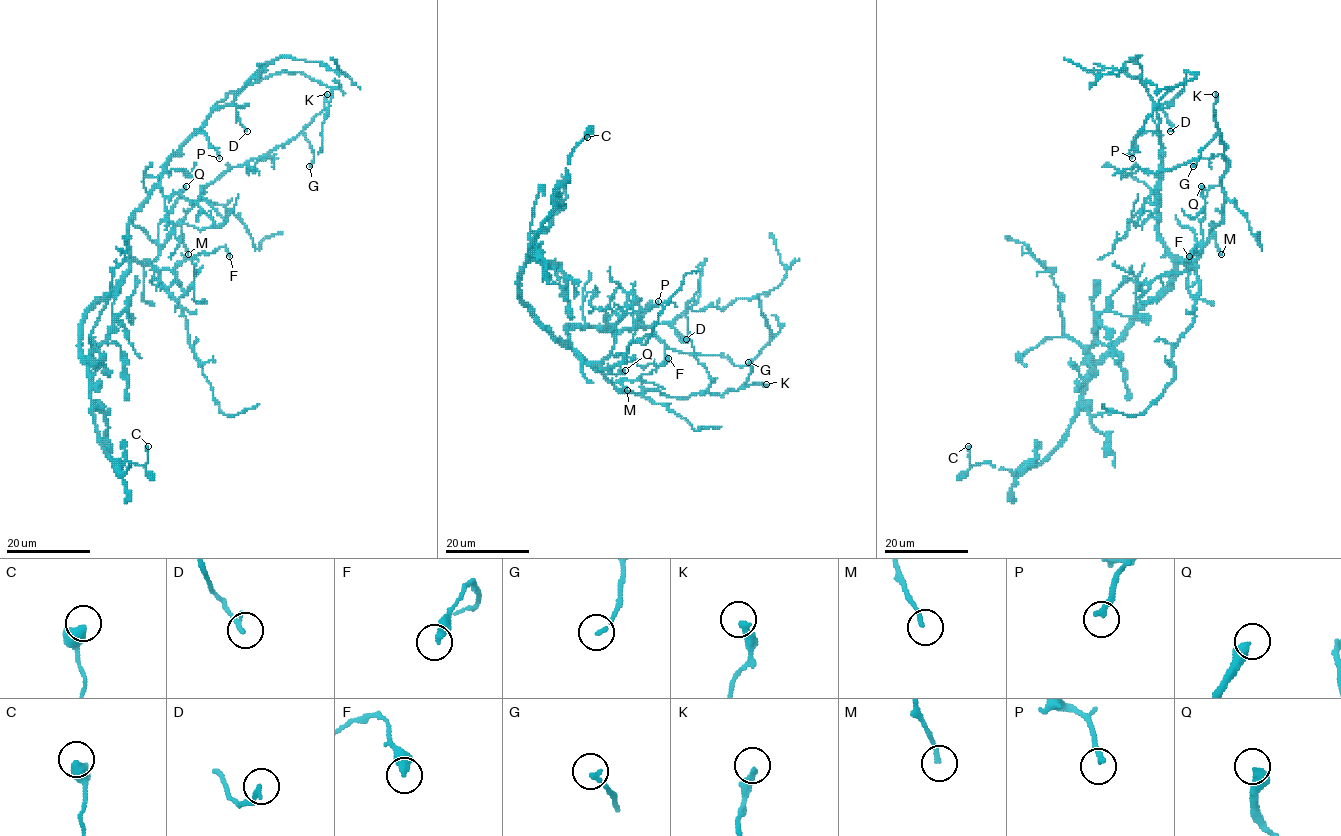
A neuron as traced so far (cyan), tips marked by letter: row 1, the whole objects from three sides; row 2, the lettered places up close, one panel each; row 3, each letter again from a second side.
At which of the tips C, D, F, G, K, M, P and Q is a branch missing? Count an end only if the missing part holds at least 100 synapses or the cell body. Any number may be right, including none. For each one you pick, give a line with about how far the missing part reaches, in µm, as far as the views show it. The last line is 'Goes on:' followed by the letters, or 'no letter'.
Goes on: no letter

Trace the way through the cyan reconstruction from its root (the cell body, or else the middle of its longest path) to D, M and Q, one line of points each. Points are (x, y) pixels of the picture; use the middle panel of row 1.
D: (567, 329), (599, 327), (626, 330), (666, 323), (683, 342), (686, 339)
M: (567, 329), (570, 345), (609, 381), (618, 381), (627, 390)
Q: (567, 329), (570, 345), (597, 371), (617, 374), (625, 370)

